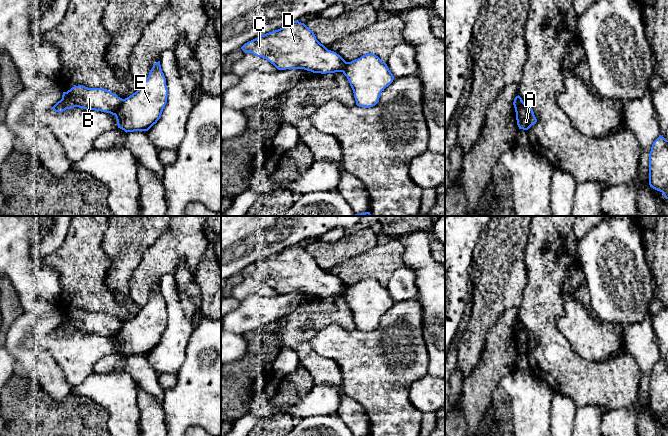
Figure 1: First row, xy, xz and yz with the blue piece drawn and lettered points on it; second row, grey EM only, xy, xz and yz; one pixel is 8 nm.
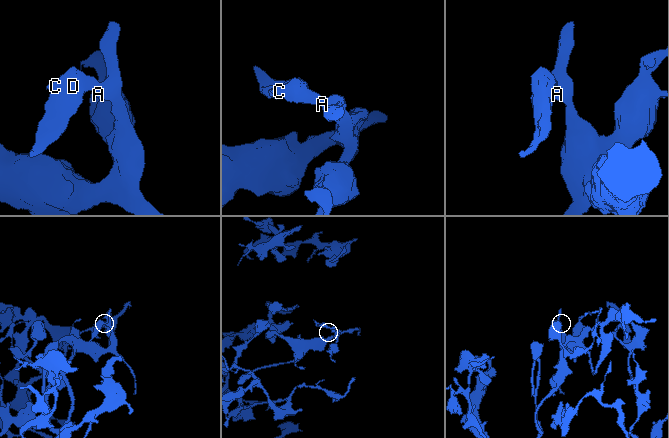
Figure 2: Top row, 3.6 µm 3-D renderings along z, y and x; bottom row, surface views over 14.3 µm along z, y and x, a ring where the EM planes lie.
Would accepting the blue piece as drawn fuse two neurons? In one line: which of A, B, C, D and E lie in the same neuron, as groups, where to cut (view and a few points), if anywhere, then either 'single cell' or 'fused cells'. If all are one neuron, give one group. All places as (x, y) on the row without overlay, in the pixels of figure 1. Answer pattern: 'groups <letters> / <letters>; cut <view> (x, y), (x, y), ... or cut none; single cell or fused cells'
groups A E / B C D; cut xy (123, 323), (114, 338); fused cells

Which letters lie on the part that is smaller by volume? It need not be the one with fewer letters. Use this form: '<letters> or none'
B, C, D

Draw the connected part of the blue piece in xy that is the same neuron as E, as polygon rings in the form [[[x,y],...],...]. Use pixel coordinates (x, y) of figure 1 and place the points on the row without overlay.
[[[158,285],[137,315],[123,323],[115,337],[118,352],[126,357],[148,355],[161,342],[167,321],[166,302]]]

